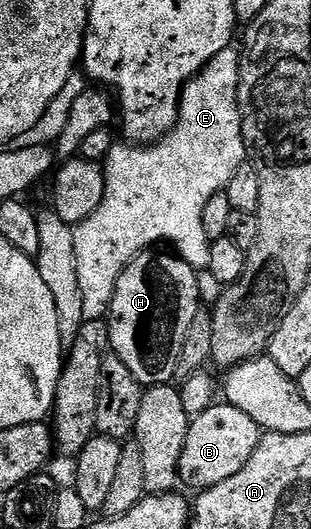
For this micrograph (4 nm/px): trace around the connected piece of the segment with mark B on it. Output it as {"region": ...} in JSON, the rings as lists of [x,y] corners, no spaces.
{"region":[[[226,402],[212,404],[205,414],[191,421],[185,438],[185,450],[181,450],[180,481],[194,490],[202,490],[217,486],[217,482],[225,482],[225,478],[233,478],[233,474],[239,473],[241,466],[253,458],[260,435],[257,422],[253,422],[249,414],[237,410],[237,406]]]}

